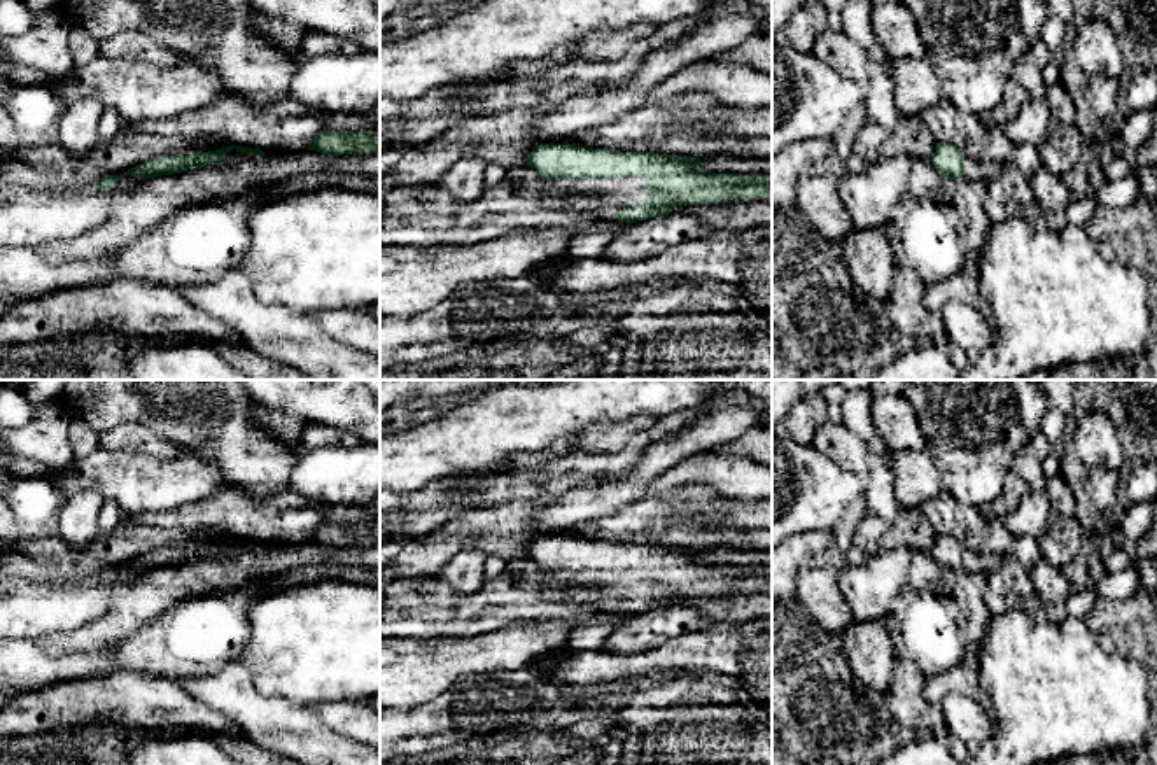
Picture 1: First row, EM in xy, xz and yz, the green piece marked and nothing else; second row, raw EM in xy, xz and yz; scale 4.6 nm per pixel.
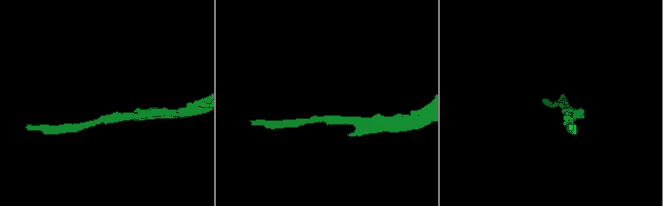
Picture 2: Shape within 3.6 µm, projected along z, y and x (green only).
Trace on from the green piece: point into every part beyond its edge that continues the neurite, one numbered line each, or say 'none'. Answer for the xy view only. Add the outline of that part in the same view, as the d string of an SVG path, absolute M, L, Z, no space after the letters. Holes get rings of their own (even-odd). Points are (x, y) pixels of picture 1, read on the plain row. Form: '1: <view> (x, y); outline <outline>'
none

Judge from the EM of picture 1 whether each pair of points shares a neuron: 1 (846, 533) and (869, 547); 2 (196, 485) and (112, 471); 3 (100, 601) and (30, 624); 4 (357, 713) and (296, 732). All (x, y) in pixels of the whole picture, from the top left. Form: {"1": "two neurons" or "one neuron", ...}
{"1": "two neurons", "2": "one neuron", "3": "one neuron", "4": "two neurons"}

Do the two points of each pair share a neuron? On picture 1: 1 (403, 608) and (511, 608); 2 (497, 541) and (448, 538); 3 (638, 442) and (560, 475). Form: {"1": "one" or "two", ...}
{"1": "one", "2": "one", "3": "one"}

